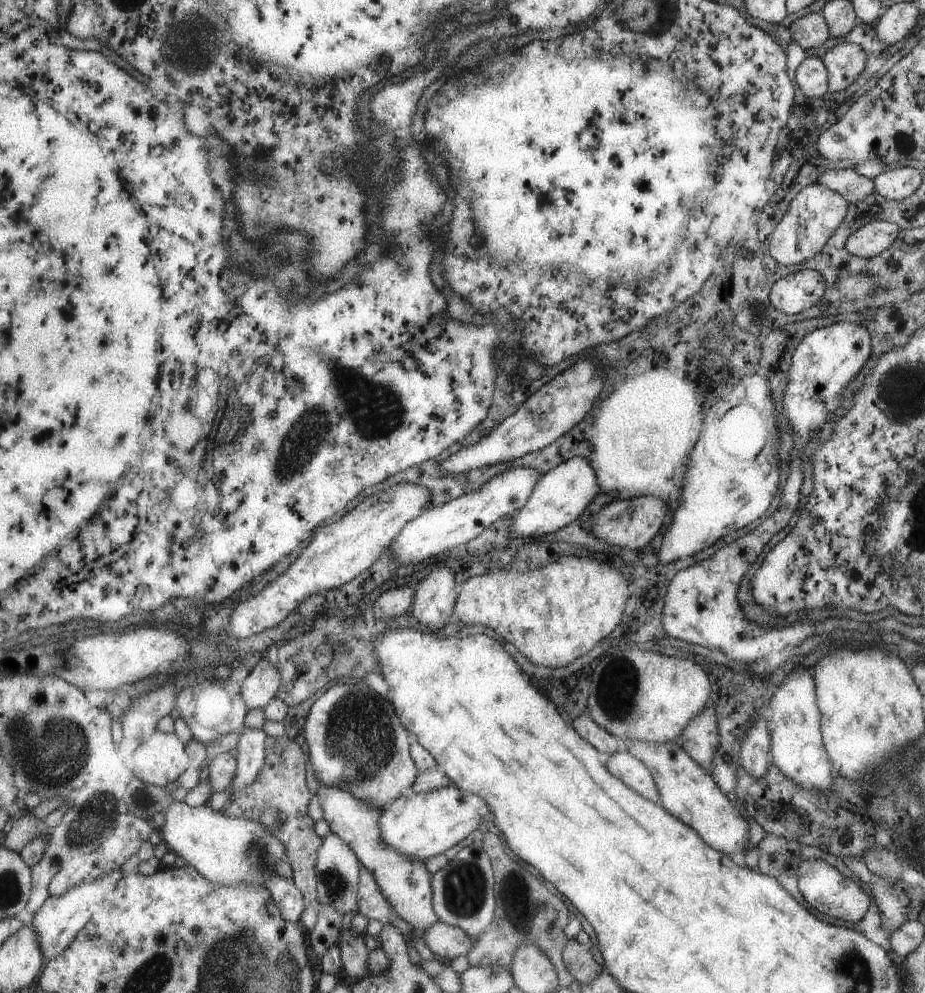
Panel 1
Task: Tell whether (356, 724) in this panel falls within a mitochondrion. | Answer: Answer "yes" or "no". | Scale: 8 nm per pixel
yes

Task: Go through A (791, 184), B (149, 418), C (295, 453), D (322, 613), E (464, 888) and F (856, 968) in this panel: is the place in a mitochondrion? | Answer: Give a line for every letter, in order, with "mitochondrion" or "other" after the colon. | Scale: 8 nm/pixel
A: other
B: other
C: mitochondrion
D: other
E: mitochondrion
F: mitochondrion

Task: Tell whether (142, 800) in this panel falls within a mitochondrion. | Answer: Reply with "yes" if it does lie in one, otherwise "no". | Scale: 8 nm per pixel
yes

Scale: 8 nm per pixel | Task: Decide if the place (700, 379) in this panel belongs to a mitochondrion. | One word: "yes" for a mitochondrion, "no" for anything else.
no

